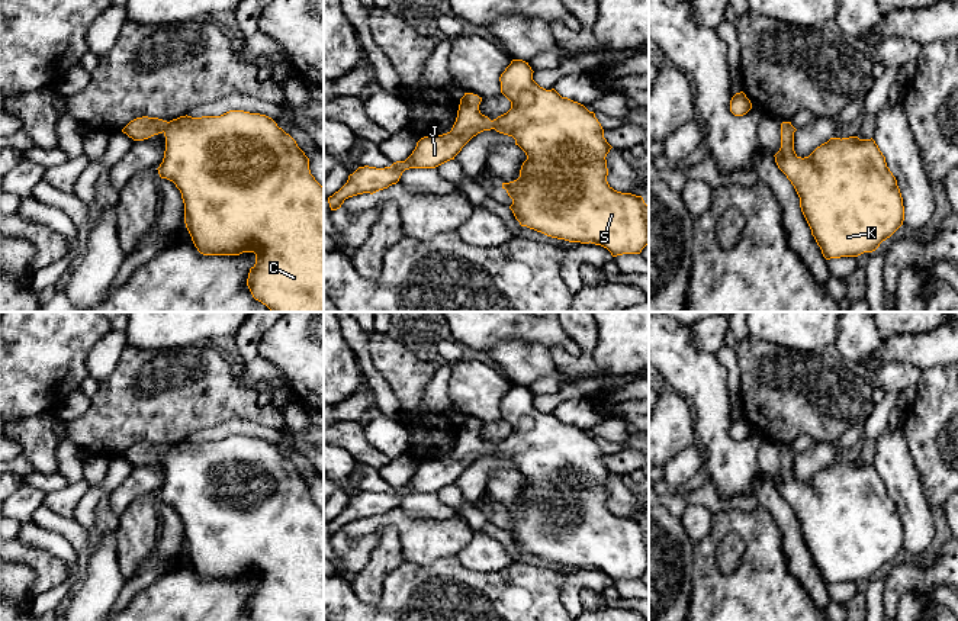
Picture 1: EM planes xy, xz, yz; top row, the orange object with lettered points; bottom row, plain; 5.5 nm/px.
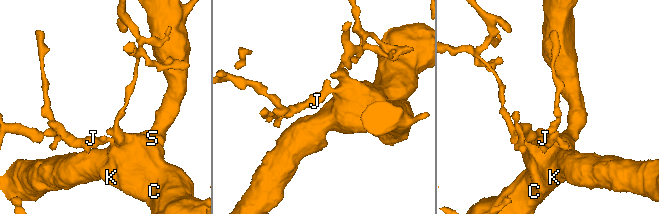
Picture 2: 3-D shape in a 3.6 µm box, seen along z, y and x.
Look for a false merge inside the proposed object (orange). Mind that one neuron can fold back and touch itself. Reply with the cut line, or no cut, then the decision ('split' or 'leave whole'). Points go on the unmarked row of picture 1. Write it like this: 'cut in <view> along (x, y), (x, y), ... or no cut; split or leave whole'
no cut; leave whole

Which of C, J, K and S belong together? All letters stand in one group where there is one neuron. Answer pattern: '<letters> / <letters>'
C J K S

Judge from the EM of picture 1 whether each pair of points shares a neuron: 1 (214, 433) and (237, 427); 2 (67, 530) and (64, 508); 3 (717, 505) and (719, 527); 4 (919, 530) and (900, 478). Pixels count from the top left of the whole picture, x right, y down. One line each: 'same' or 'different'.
1: same
2: different
3: different
4: same

